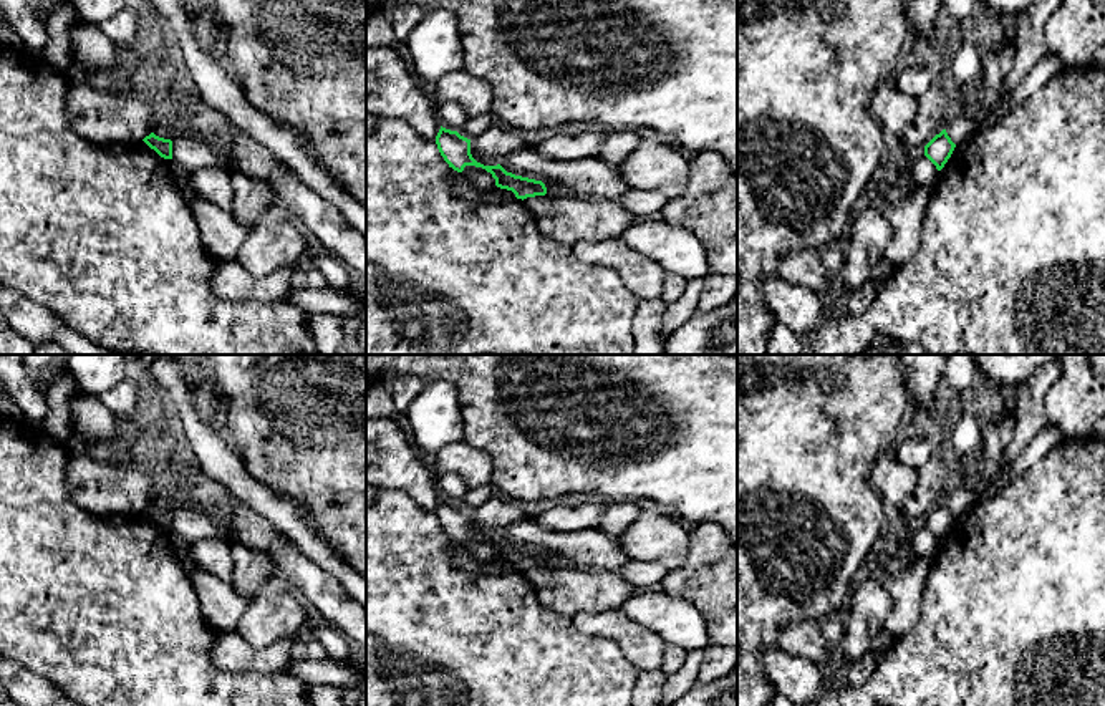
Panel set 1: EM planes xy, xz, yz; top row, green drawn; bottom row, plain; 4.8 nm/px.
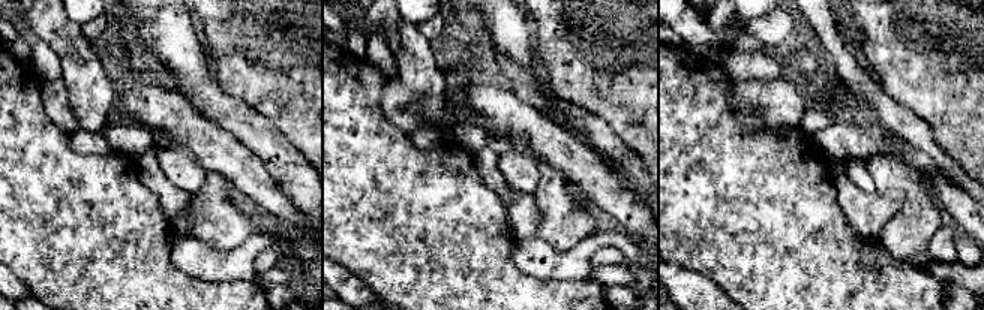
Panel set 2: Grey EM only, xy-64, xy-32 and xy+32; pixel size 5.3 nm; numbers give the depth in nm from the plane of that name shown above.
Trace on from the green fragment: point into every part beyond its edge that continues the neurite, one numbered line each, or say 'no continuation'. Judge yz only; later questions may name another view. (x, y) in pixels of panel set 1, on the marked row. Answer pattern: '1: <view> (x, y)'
no continuation

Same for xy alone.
no continuation

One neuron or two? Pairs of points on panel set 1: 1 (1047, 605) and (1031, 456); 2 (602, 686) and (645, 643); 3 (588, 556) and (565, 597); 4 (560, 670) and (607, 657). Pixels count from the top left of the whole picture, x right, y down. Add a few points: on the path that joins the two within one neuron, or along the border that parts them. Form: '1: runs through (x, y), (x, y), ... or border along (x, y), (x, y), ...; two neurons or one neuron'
1: border along (1064, 440), (1003, 488); two neurons
2: border along (597, 637), (613, 640), (638, 672); two neurons
3: border along (547, 564), (592, 569); two neurons
4: runs through (572, 670), (595, 668); one neuron

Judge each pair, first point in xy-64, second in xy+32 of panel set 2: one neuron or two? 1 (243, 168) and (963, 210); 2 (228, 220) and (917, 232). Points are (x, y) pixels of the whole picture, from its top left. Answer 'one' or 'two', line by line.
1: one
2: one

